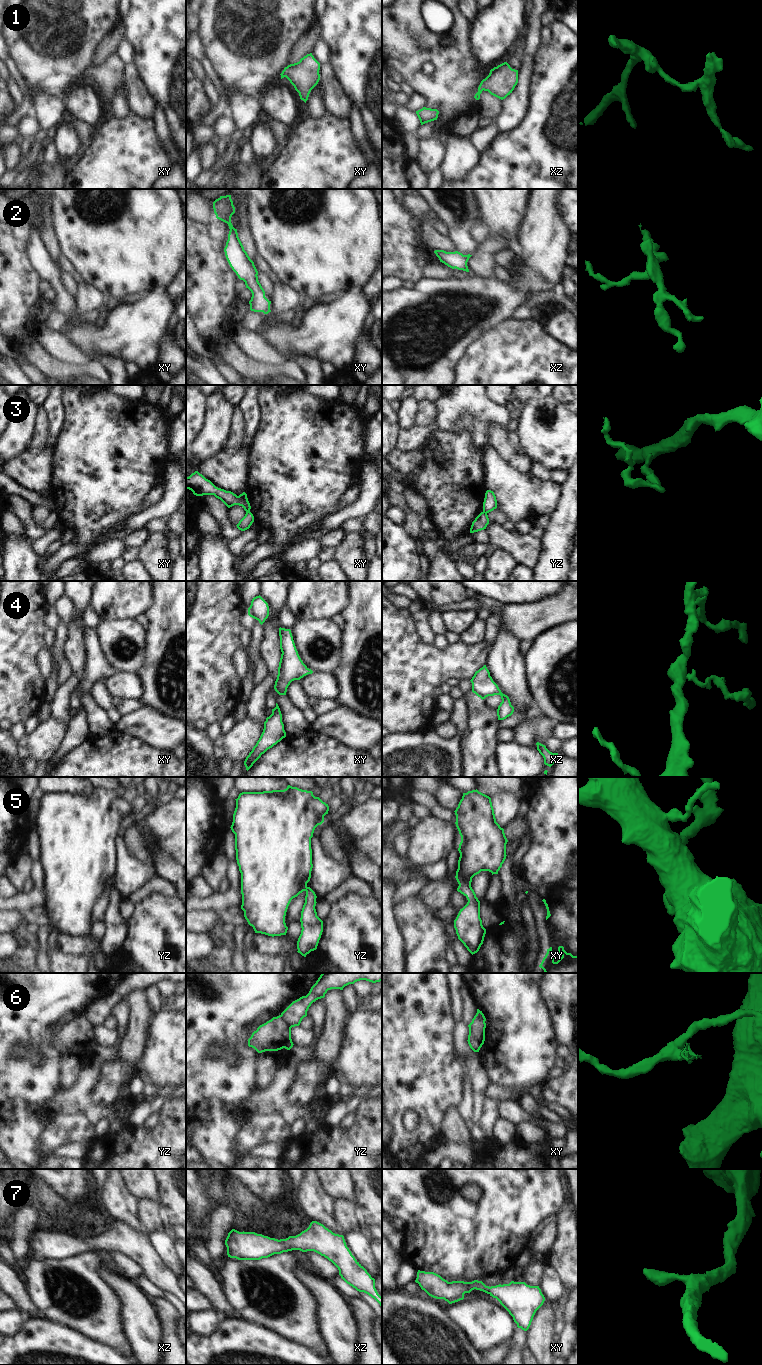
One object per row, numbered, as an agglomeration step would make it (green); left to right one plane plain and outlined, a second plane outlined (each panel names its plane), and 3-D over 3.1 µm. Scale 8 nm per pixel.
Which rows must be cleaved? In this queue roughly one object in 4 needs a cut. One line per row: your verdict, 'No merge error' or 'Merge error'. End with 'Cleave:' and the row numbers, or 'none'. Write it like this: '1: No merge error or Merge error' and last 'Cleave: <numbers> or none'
1: No merge error
2: No merge error
3: Merge error
4: No merge error
5: No merge error
6: Merge error
7: No merge error
Cleave: 3, 6.

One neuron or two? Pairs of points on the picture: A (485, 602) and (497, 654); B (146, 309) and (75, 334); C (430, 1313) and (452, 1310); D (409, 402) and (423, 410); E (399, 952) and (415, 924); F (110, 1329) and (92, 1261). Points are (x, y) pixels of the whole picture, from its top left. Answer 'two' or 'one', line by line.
A: two
B: one
C: two
D: two
E: two
F: one

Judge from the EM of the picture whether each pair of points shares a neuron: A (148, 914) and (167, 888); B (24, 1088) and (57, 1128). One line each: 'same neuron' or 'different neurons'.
A: different neurons
B: different neurons

